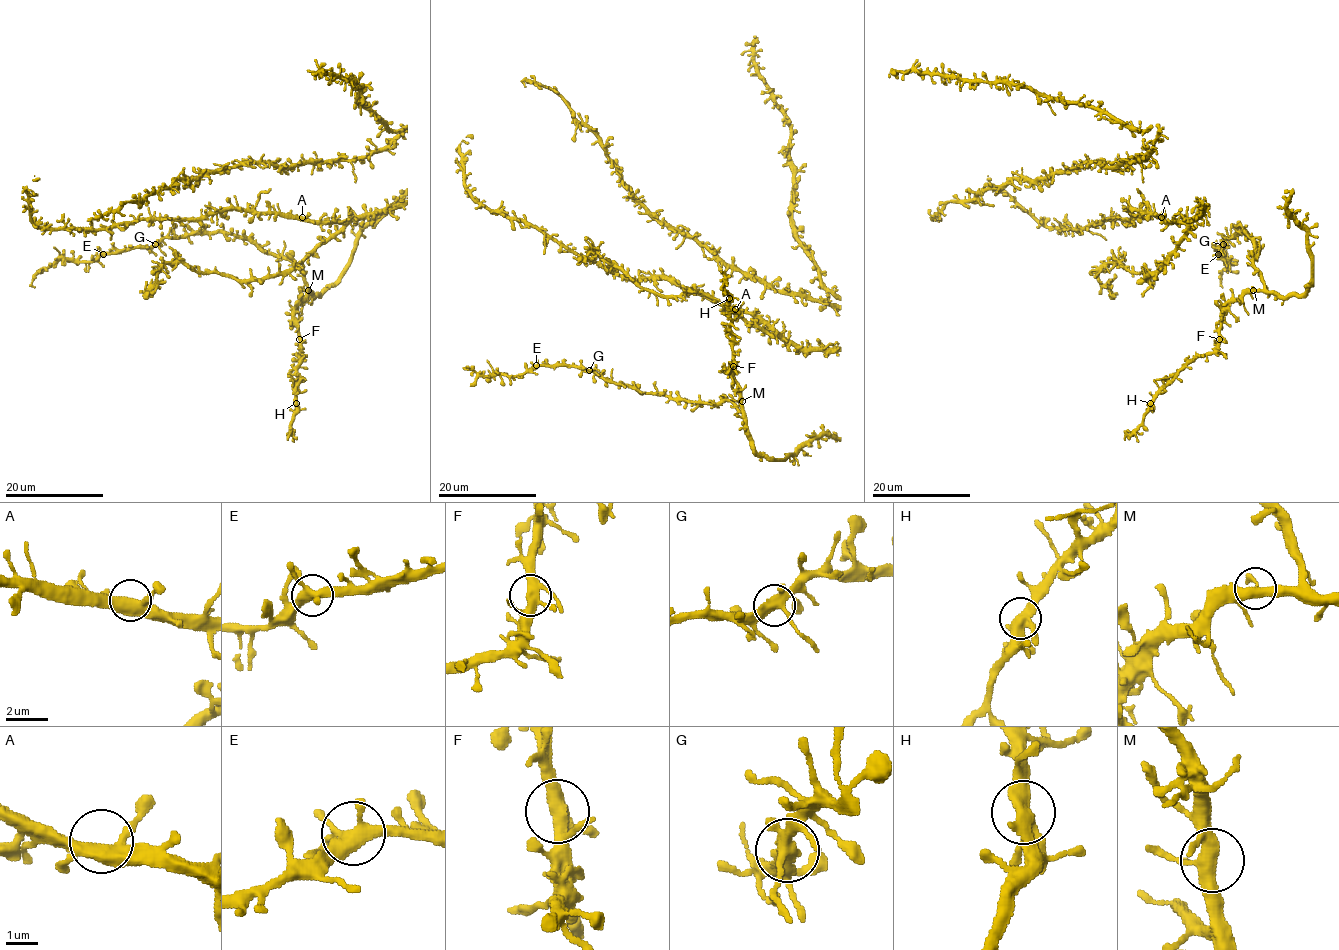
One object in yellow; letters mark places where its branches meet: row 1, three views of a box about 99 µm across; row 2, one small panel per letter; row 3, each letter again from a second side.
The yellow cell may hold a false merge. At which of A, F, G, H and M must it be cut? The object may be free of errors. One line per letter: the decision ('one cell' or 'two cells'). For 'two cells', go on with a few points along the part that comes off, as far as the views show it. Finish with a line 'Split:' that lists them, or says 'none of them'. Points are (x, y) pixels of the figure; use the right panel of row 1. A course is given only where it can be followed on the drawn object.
A: one cell
F: one cell
G: one cell
H: one cell
M: one cell
Split: none of them

